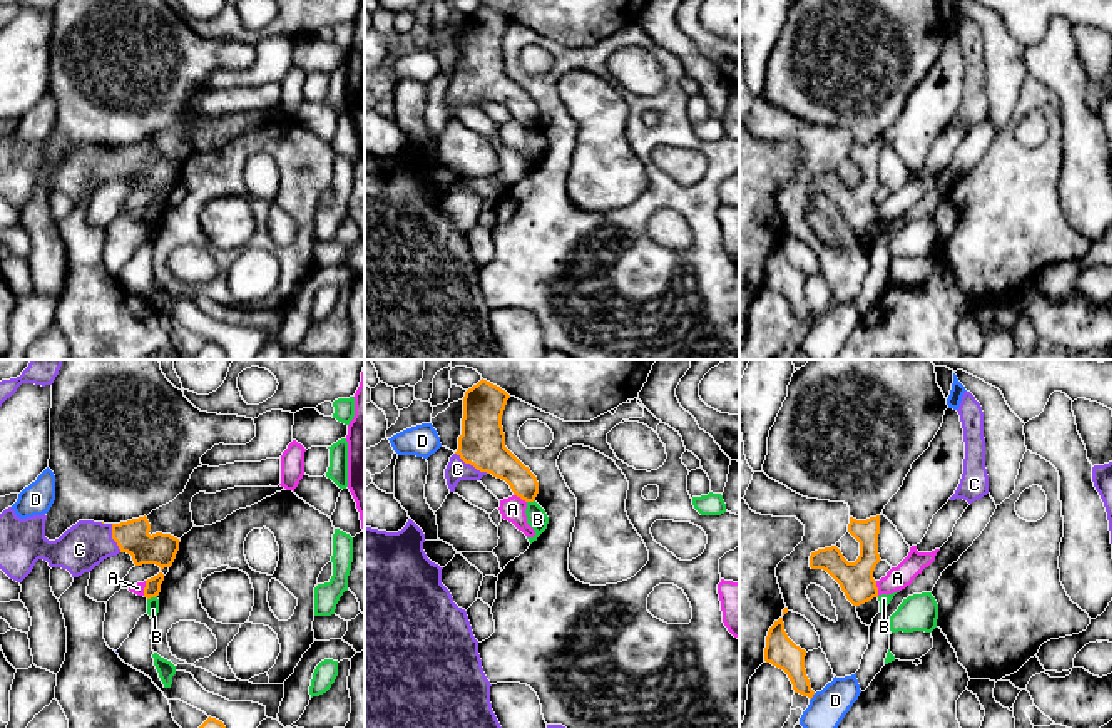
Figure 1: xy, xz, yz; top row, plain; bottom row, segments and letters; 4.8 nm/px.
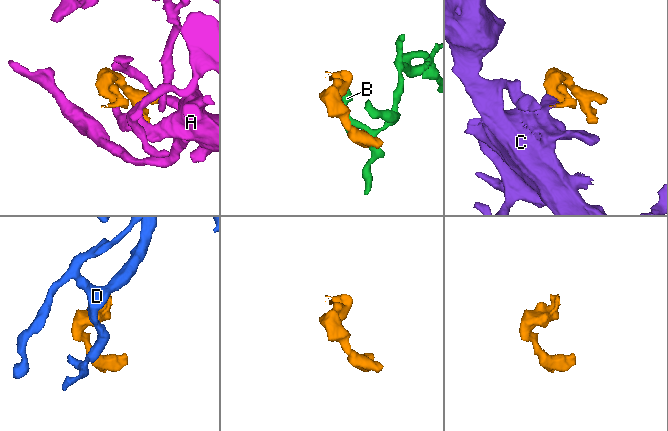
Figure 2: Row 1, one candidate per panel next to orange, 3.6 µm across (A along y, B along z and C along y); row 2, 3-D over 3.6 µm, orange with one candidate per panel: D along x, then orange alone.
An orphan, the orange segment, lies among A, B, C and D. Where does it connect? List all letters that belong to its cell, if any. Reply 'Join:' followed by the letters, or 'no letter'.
Join: C

